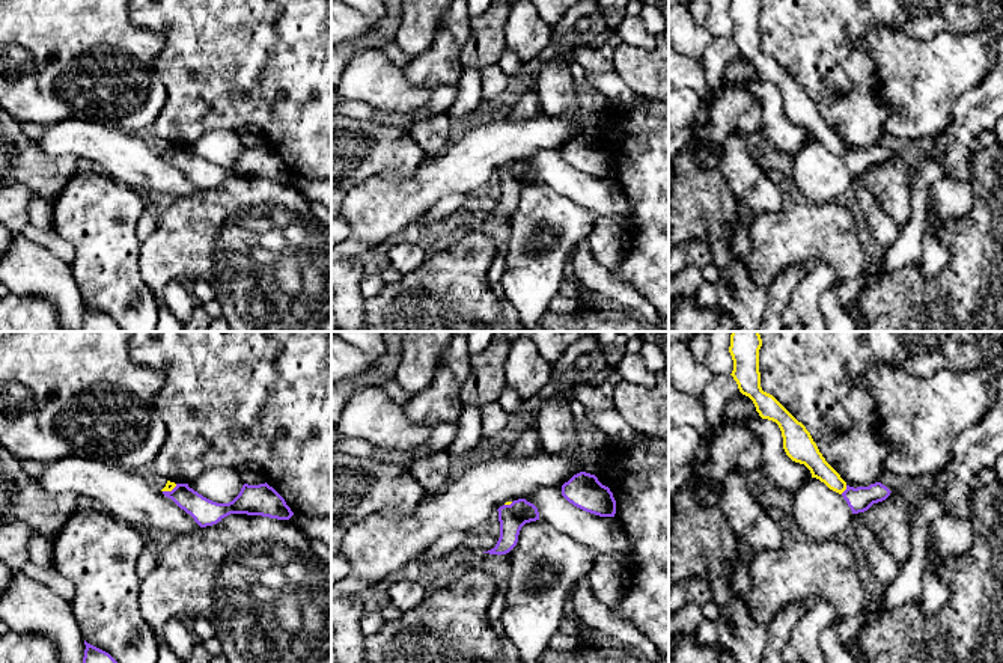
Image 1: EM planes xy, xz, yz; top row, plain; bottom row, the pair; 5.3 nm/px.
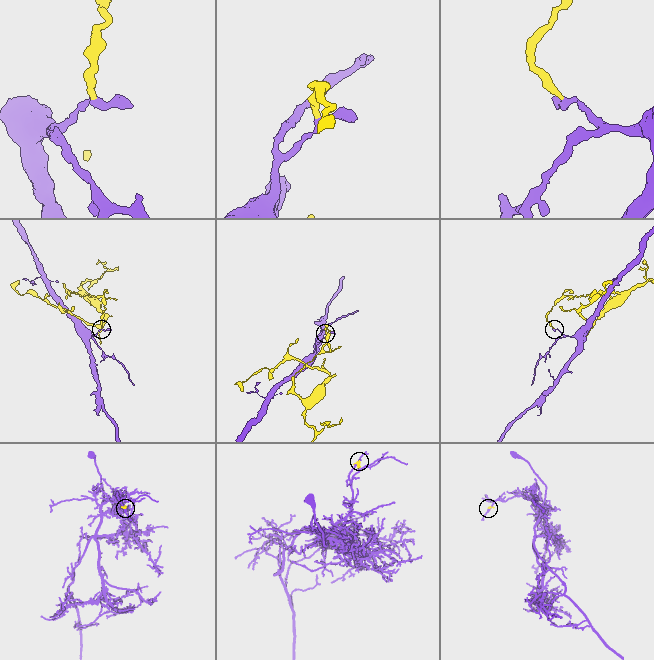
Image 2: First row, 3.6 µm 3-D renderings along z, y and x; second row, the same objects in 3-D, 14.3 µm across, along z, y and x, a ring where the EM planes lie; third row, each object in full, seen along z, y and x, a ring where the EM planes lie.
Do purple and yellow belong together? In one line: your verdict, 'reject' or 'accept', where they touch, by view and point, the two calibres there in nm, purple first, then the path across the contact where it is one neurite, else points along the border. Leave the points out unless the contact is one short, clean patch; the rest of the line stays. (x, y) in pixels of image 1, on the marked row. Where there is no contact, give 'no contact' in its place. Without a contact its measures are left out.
reject | yz (845, 490) | 140/110 nm | along yz (847, 485), (841, 493)

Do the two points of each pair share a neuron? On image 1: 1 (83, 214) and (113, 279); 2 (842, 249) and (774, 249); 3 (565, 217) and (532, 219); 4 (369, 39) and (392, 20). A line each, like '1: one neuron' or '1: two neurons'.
1: one neuron
2: one neuron
3: one neuron
4: one neuron

